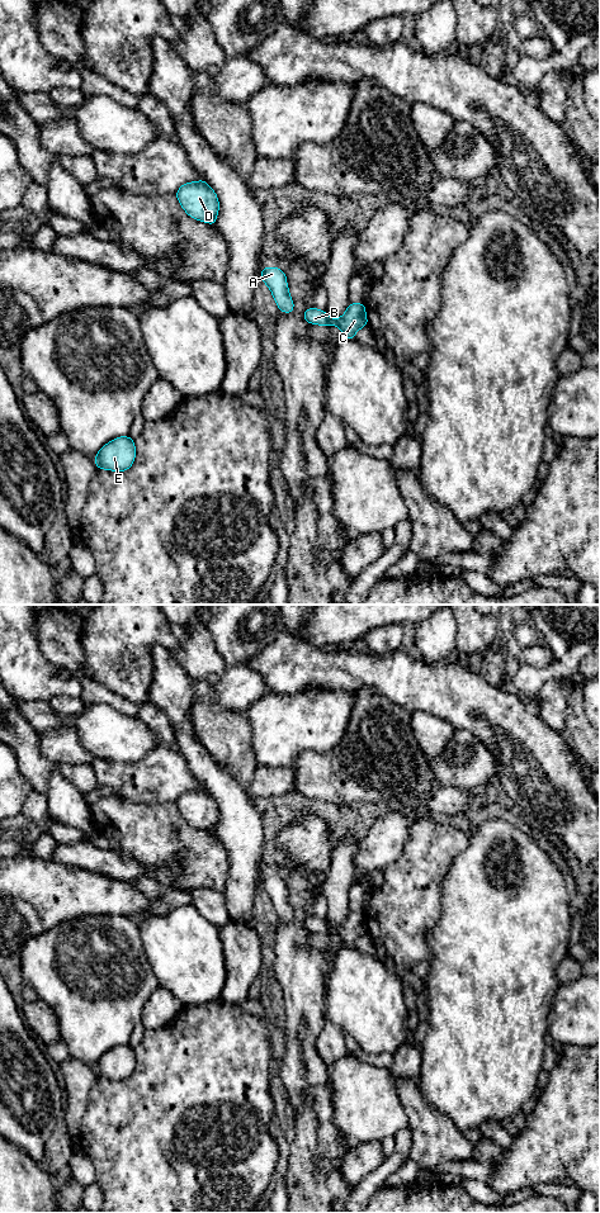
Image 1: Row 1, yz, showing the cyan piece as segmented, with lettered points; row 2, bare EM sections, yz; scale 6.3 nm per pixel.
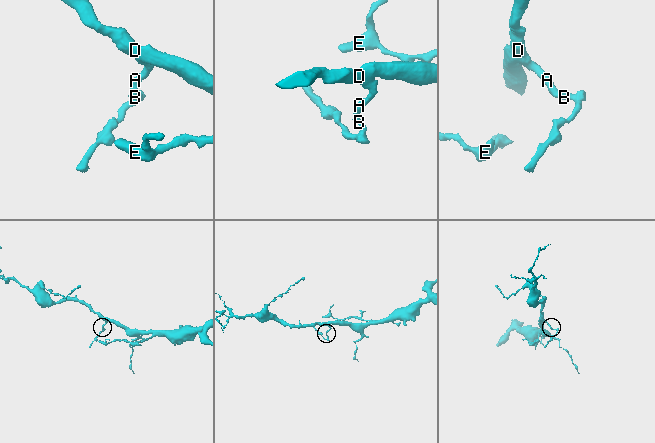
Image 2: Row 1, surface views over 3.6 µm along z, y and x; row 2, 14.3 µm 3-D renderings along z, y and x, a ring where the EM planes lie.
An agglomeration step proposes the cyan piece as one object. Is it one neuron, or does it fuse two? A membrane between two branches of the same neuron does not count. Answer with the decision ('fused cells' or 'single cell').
single cell

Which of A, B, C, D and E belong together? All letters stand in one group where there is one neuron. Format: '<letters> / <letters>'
A B C D E

